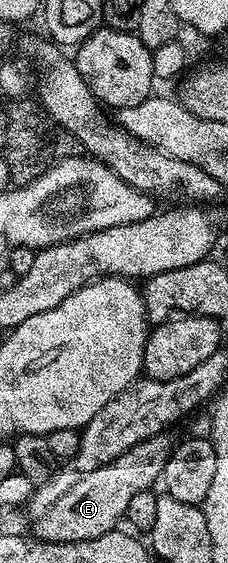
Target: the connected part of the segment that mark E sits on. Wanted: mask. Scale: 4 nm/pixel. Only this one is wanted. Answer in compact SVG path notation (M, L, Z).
M168 433L157 434L153 437L137 443L129 448L125 453L120 454L115 460L103 467L99 467L87 474L84 474L74 483L71 490L66 492L62 498L59 498L47 513L41 515L32 523L31 534L34 539L47 542L79 542L90 541L91 538L102 537L114 531L124 521L127 507L136 494L150 491L162 479L165 473L167 462L170 460L175 442L172 441Z

